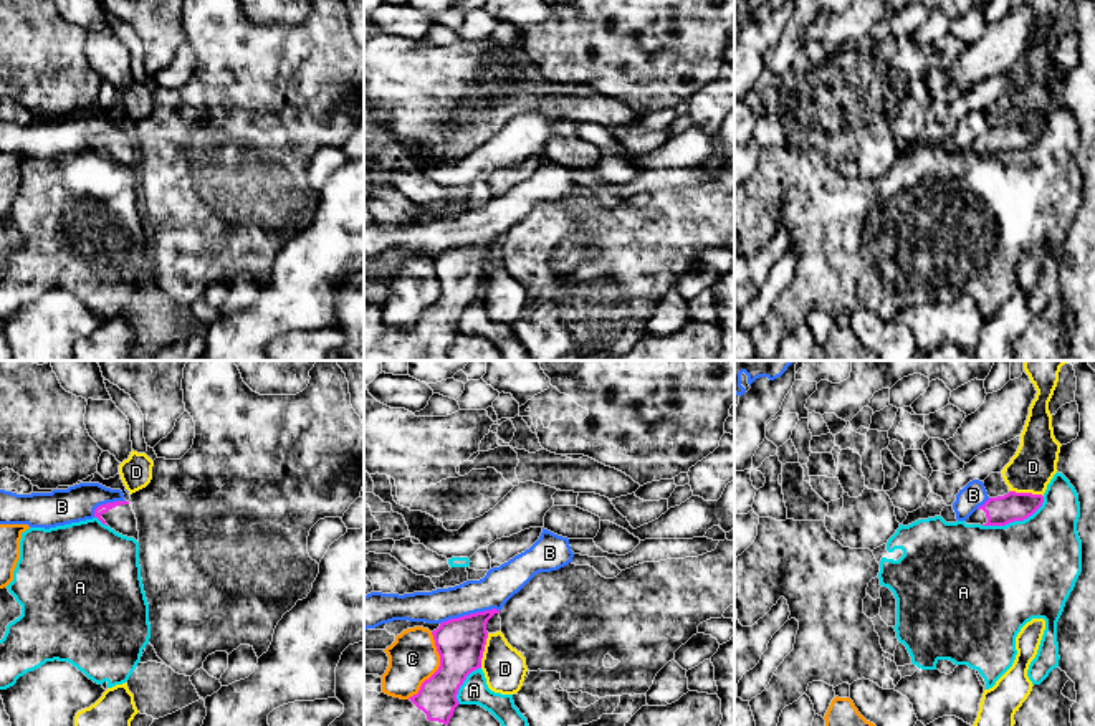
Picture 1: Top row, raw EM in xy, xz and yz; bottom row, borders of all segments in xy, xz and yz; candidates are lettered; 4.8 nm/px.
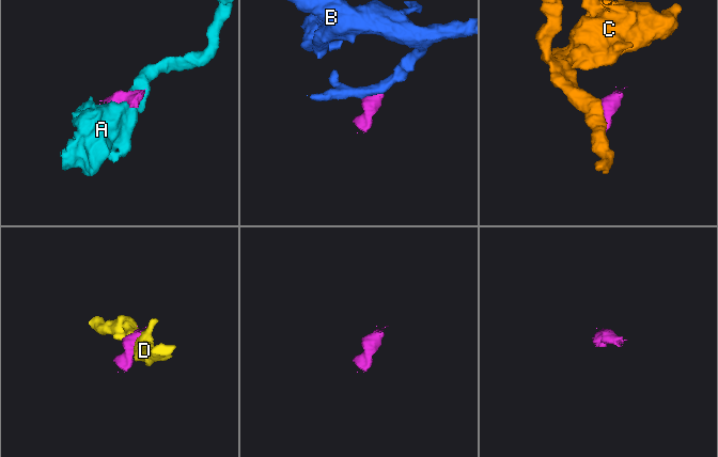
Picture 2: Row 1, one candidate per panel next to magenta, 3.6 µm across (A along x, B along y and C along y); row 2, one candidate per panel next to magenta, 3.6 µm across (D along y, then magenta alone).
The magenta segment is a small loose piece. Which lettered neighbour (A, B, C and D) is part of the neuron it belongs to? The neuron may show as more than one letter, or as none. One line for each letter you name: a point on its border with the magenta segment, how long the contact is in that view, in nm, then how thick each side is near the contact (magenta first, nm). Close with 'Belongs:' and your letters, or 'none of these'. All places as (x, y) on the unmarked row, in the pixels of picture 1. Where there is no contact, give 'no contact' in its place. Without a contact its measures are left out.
Belongs: none of these

